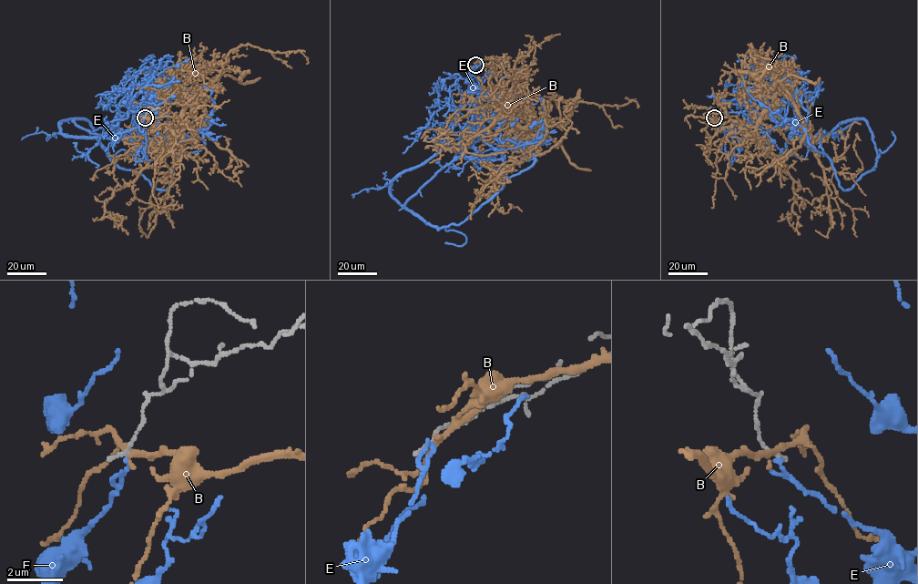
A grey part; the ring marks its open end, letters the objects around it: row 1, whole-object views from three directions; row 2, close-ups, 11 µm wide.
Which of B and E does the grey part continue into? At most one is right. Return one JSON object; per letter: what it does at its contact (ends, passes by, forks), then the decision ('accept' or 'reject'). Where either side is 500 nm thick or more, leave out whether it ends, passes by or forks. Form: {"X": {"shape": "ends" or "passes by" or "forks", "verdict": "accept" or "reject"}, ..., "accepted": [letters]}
{"B": {"shape": "passes by", "verdict": "reject"}, "E": {"shape": "ends", "verdict": "accept"}, "accepted": ["E"]}

